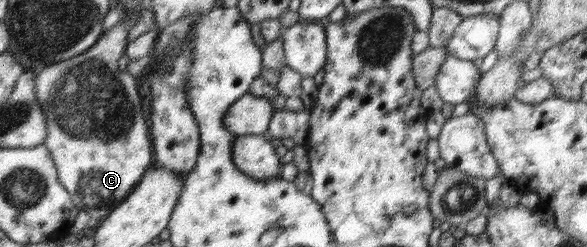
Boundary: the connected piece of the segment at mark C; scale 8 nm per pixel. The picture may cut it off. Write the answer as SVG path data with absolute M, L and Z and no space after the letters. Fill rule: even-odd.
M118 23L105 31L91 50L64 63L36 71L34 93L47 117L48 135L43 144L48 148L52 159L55 159L55 167L59 168L60 183L71 192L76 207L82 211L112 211L135 189L143 179L144 171L152 163L152 143L148 139L148 127L144 121L136 81L128 72L118 69L118 59L126 49L126 37L127 24Z

